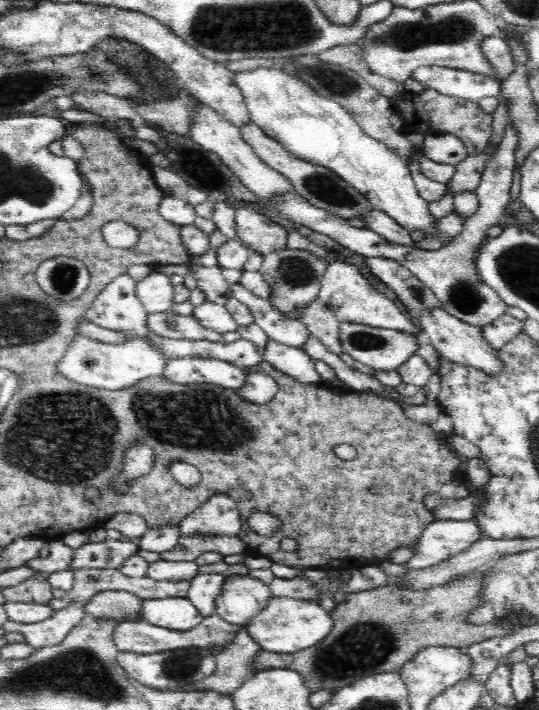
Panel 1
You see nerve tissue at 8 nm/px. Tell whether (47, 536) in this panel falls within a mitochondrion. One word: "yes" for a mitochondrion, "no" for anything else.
no

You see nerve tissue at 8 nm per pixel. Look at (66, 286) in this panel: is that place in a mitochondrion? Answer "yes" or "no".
yes

